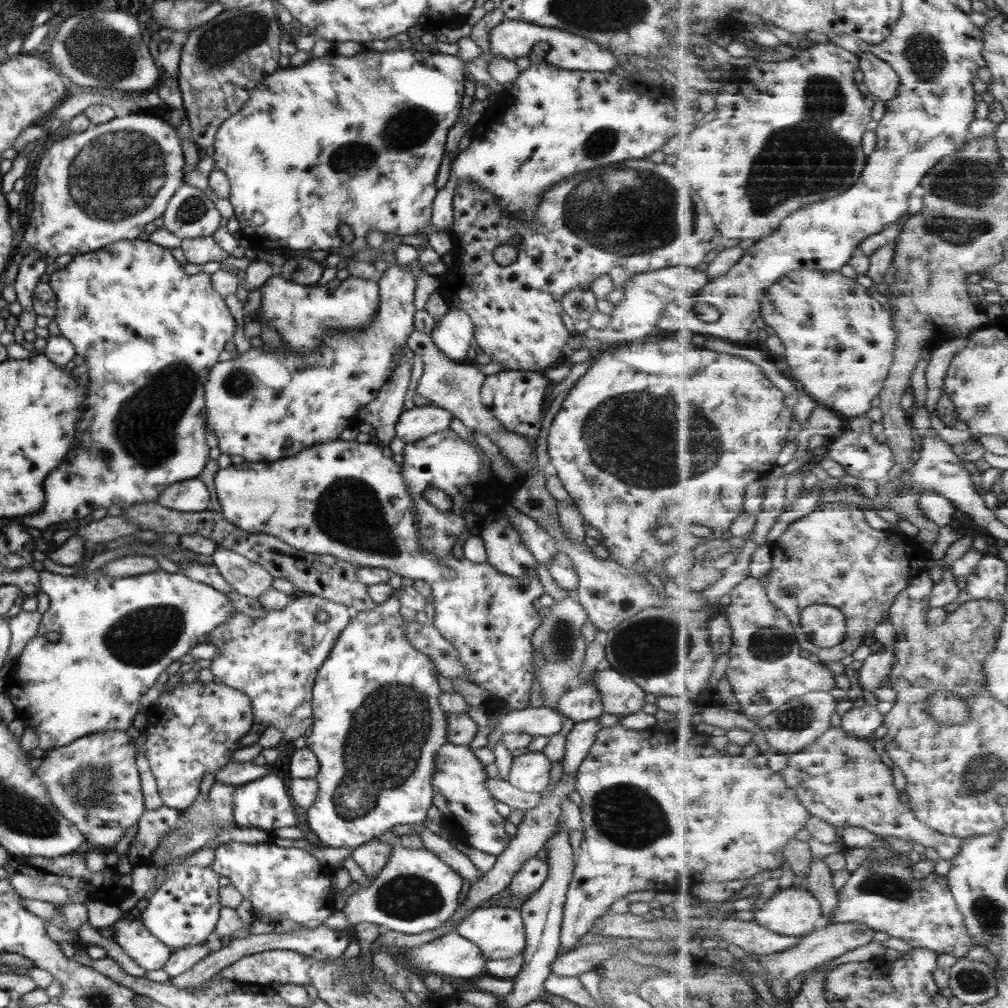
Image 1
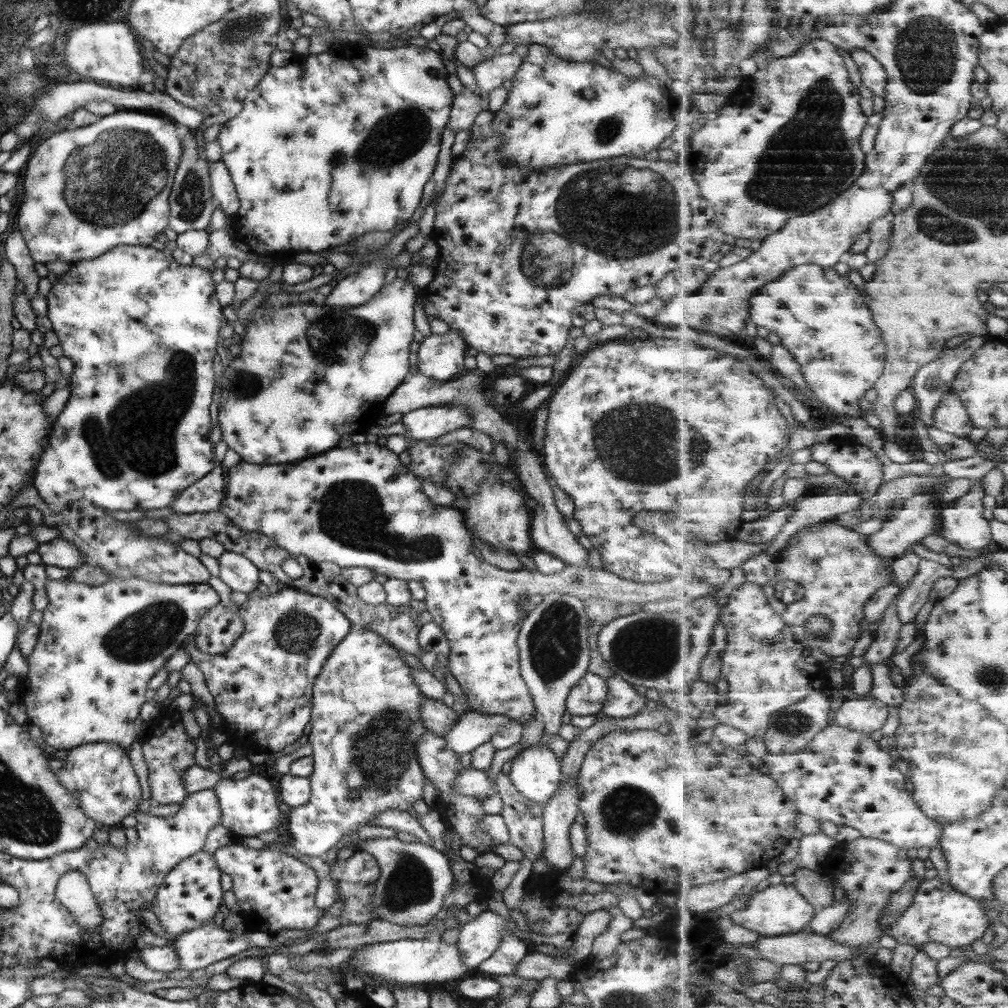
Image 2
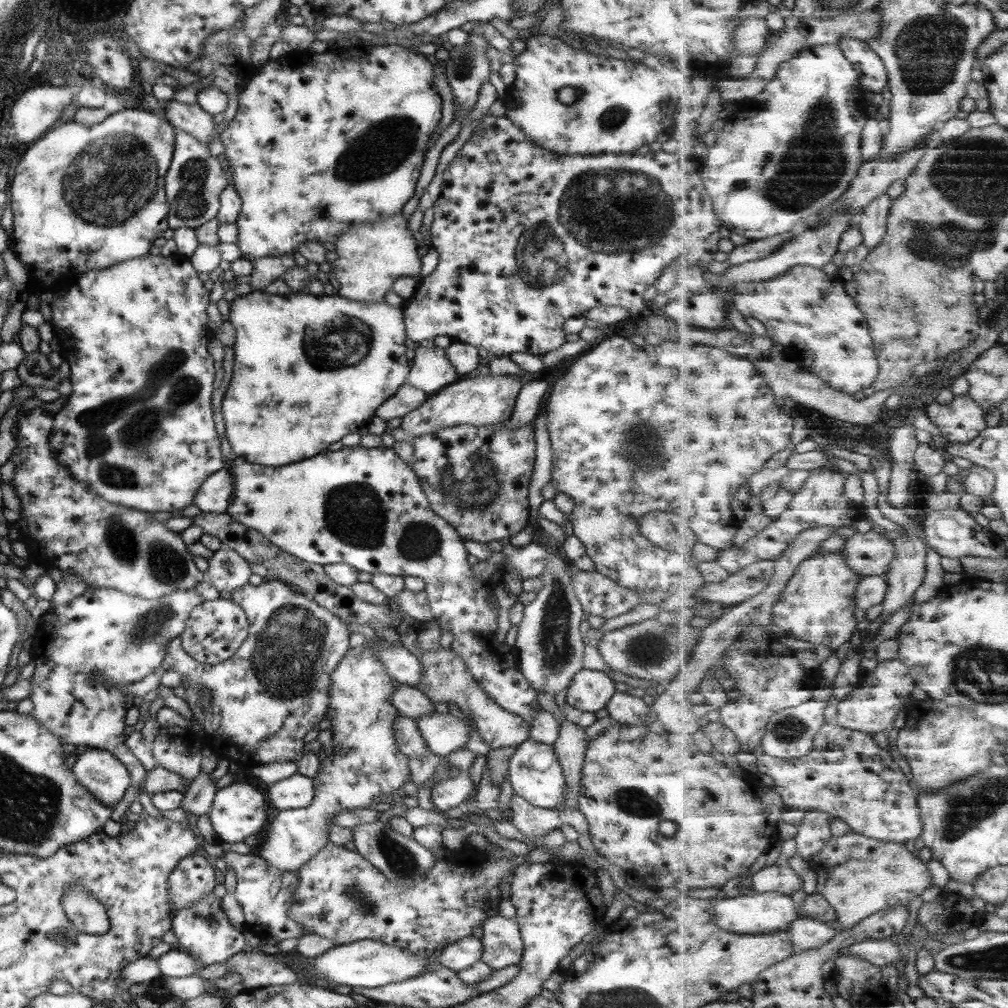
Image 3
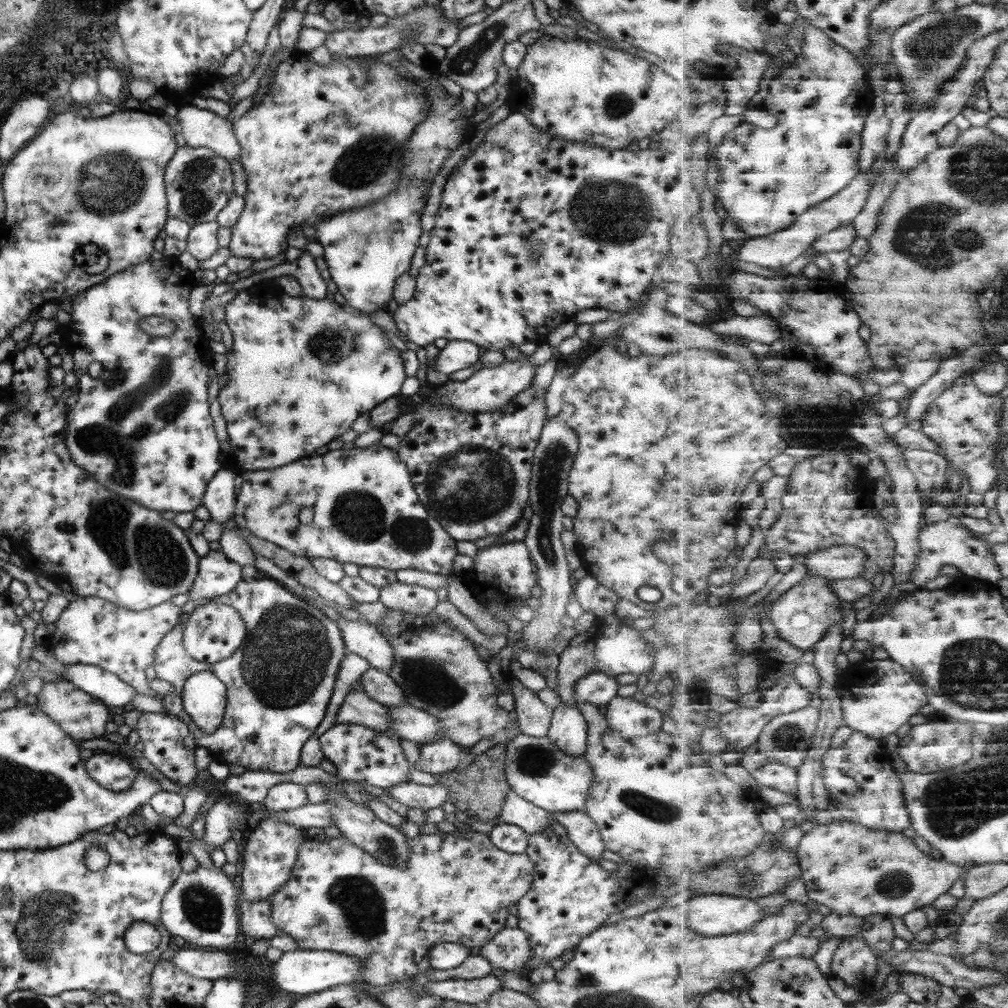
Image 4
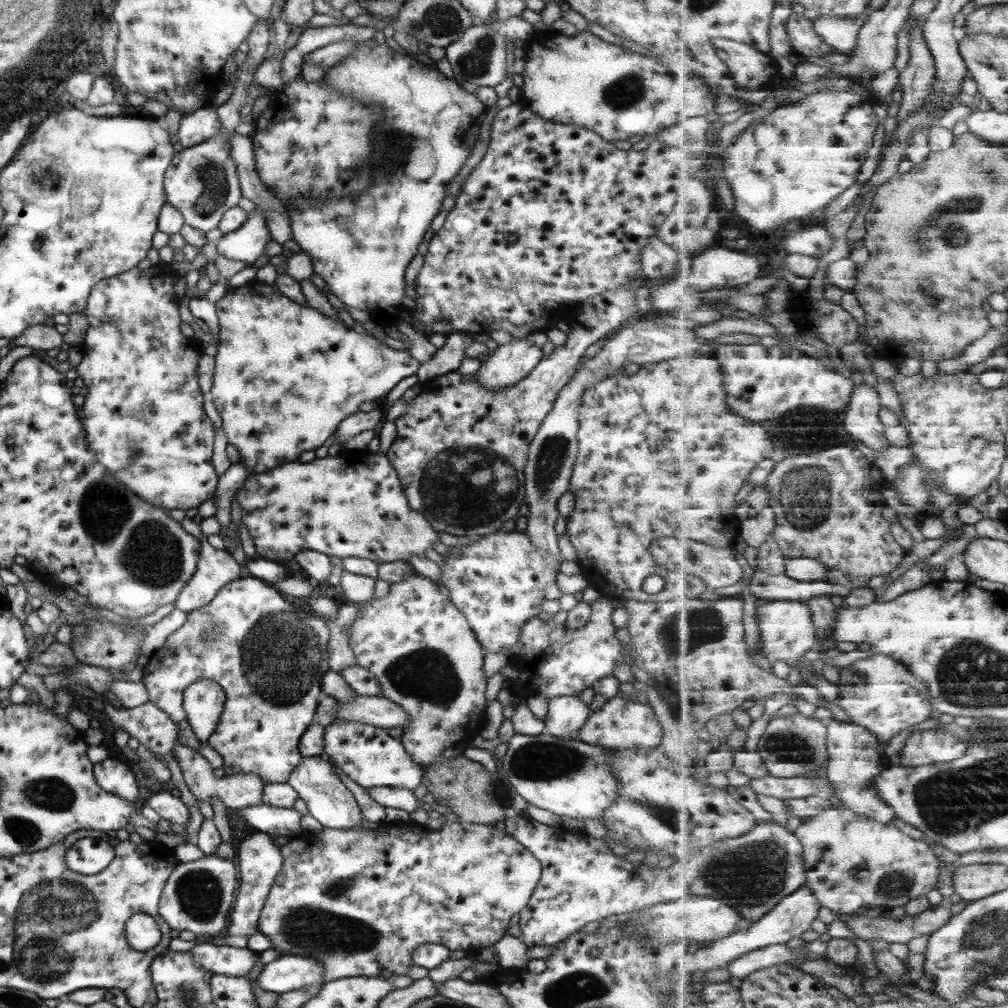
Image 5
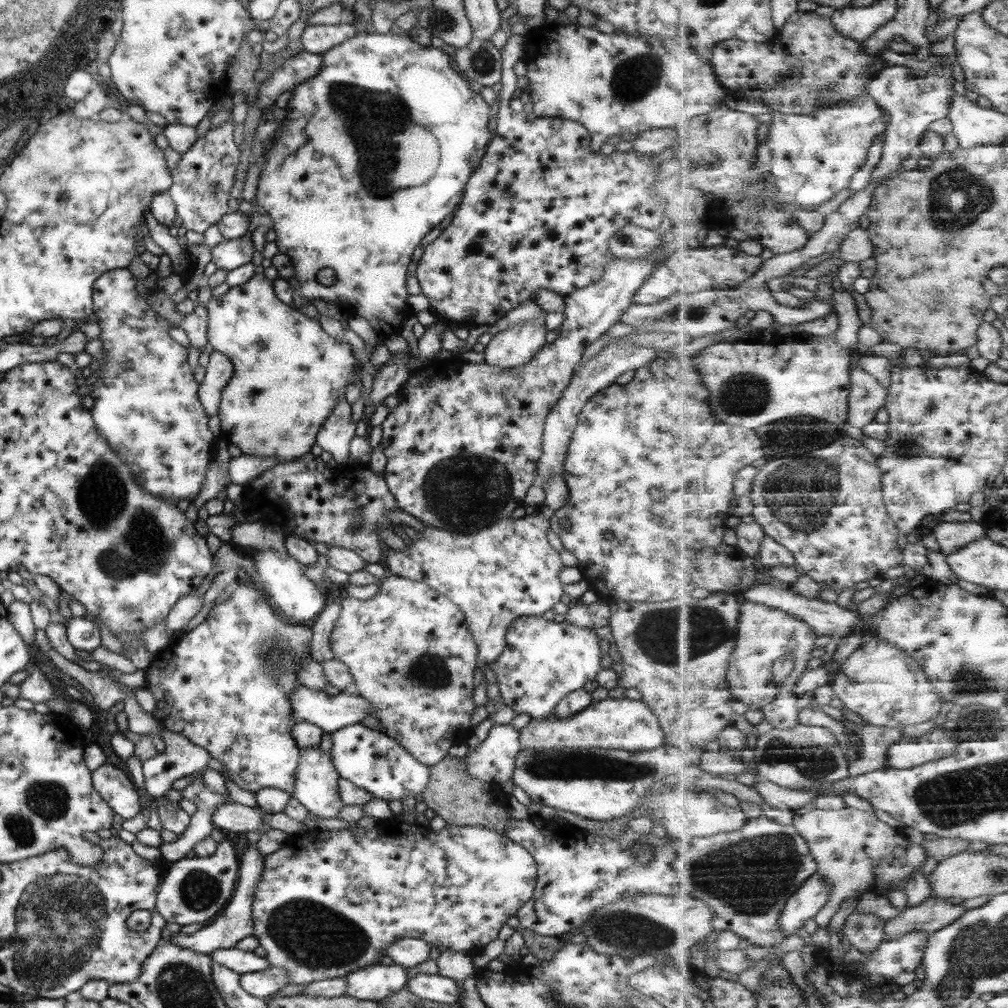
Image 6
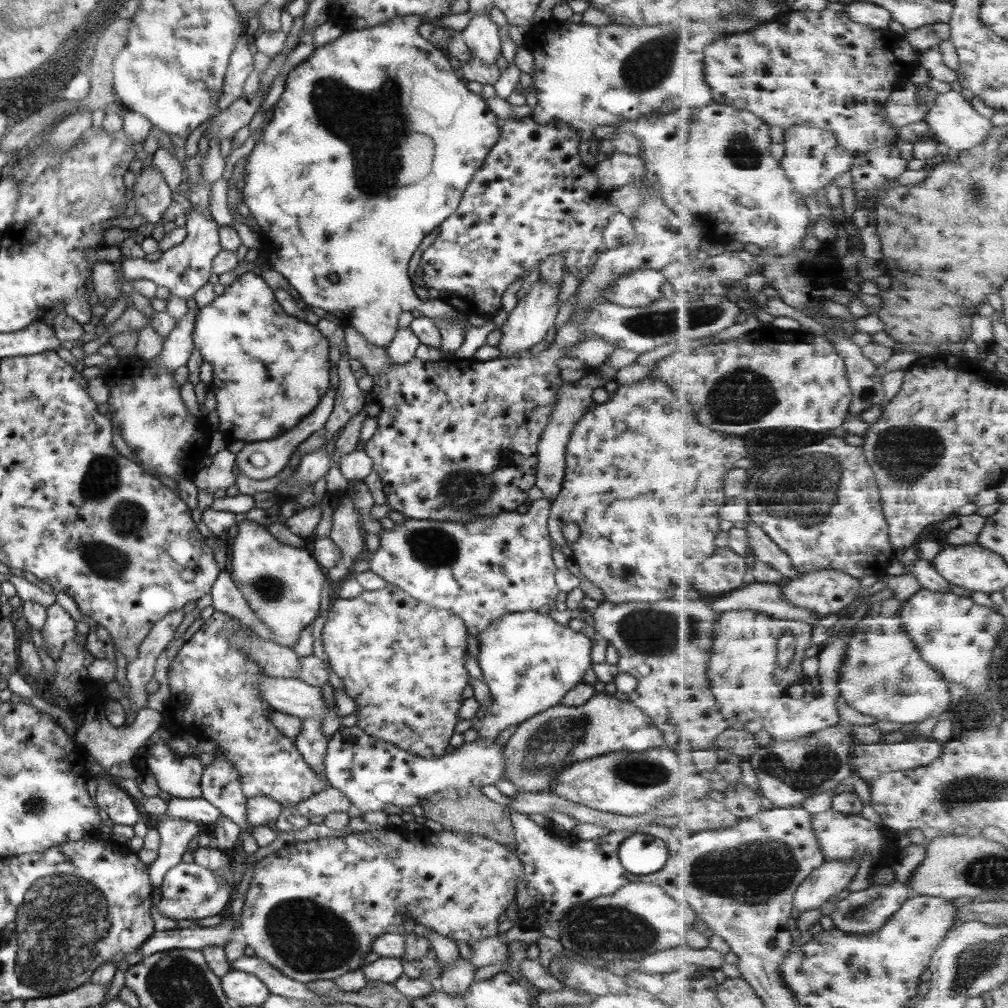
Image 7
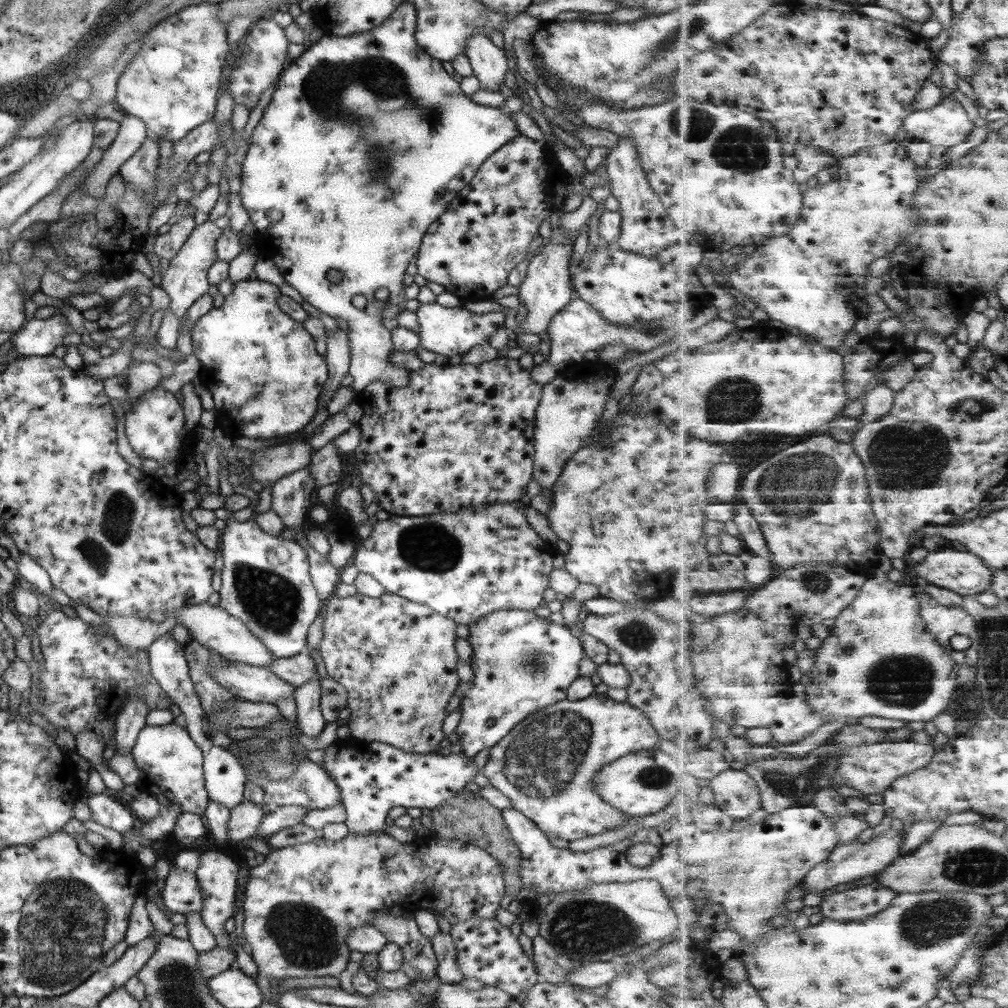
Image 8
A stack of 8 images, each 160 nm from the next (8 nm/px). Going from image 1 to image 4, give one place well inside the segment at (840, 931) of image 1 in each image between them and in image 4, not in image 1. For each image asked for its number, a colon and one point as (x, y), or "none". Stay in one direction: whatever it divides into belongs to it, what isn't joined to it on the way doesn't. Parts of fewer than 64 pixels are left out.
2: (869, 870)
3: (859, 876)
4: (853, 870)

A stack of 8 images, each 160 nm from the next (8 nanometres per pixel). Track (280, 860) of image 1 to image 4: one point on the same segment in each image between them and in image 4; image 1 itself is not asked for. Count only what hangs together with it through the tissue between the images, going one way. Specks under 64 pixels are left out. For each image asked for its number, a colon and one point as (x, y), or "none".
2: (274, 891)
3: (264, 893)
4: (254, 919)

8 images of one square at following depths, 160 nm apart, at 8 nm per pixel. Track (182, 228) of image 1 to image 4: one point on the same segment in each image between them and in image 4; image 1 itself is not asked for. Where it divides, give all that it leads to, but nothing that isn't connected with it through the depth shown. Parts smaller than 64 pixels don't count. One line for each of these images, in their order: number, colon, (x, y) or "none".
2: (191, 204)
3: (194, 180)
4: (197, 183)

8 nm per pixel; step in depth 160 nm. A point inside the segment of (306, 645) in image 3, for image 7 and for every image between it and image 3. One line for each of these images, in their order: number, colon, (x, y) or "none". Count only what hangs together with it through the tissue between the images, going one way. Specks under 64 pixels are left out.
4: (278, 681)
5: (268, 656)
6: (224, 685)
7: (212, 696)

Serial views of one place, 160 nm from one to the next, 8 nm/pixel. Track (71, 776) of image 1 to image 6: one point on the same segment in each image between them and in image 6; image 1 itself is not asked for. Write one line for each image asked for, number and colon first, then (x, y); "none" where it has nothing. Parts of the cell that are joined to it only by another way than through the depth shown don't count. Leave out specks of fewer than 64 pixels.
2: (99, 775)
3: (99, 772)
4: (112, 771)
5: (112, 776)
6: (114, 786)

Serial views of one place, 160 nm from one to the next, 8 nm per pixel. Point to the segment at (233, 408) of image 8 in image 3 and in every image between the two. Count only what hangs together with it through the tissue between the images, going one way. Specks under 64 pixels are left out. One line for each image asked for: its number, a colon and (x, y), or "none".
3: (307, 369)
4: (344, 365)
5: (267, 343)
6: (288, 373)
7: (269, 369)

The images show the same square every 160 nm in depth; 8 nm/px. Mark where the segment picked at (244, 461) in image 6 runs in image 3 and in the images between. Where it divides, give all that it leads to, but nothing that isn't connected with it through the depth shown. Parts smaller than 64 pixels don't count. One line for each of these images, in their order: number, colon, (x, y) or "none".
3: (214, 495)
4: (219, 498)
5: (227, 485)

